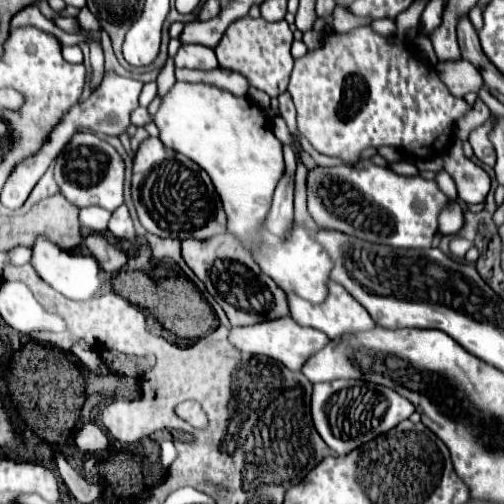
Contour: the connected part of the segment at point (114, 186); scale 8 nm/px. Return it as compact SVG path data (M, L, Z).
M77 133L65 145L55 165L55 181L59 191L77 207L99 205L107 211L117 209L123 203L125 163L113 145L99 139L93 133Z

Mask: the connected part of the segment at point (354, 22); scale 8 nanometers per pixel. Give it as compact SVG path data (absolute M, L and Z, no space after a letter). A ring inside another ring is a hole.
M335 8L332 13L333 29L337 32L347 32L355 27L365 26L372 22L370 18L358 18L347 8Z

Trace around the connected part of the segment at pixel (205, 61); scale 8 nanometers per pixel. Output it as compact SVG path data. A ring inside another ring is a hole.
M181 45L174 57L175 67L209 70L219 66L217 57L211 47L203 45Z

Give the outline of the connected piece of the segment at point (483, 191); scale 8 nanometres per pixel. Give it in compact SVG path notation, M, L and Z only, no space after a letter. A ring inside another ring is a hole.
M453 139L443 155L445 171L455 179L459 199L465 203L481 203L489 193L489 175L475 165L471 159L465 159L463 145L459 139Z

